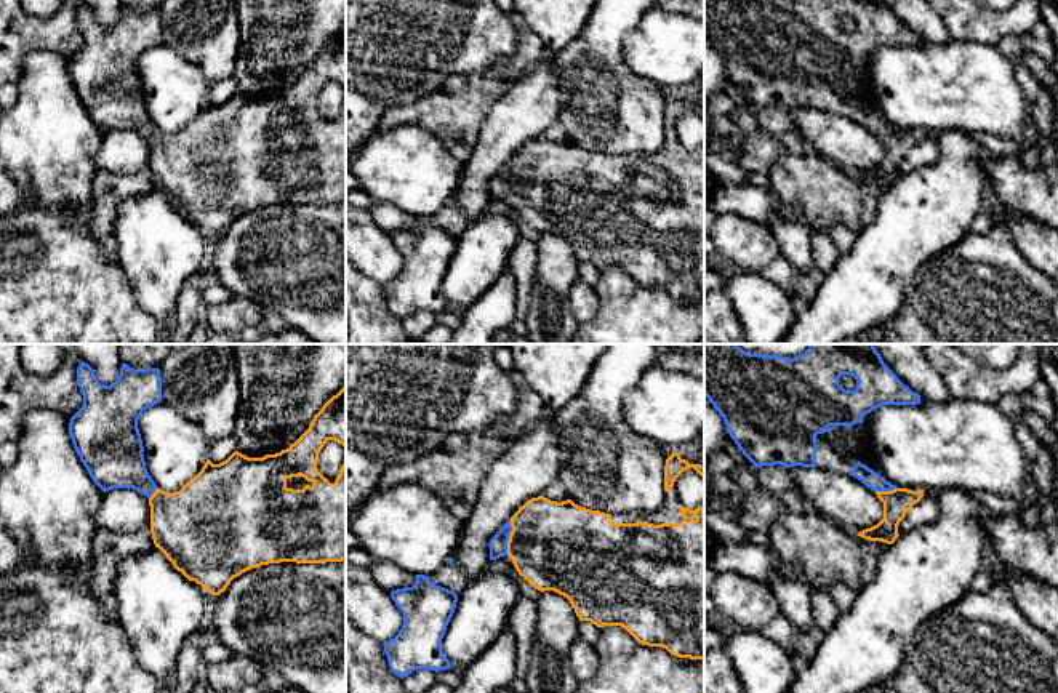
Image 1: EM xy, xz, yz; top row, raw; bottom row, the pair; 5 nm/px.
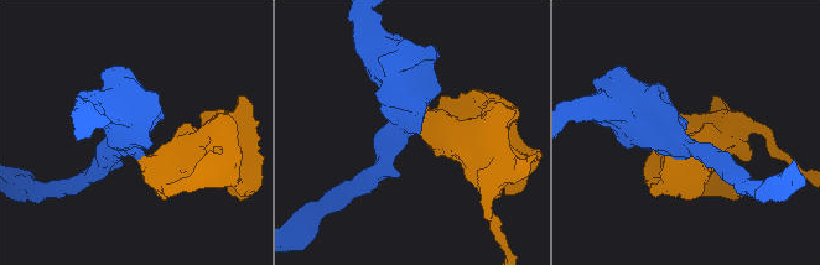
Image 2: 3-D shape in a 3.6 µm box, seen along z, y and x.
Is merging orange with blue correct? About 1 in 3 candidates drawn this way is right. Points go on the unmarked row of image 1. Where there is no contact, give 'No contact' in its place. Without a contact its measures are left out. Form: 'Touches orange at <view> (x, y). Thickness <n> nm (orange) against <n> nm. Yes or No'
Touches orange at xz (509, 180). Thickness 440 nm (orange) against 100 nm. Yes

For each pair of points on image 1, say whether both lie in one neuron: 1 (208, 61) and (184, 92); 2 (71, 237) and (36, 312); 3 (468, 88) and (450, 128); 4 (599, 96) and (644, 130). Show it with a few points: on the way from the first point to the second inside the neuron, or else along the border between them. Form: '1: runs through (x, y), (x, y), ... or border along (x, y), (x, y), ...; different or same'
1: border along (170, 48), (192, 63), (210, 88); different
2: runs through (56, 256), (39, 274), (36, 293); same
3: runs through (469, 98), (469, 109), (460, 119); same
4: runs through (610, 108), (618, 114), (625, 114), (633, 122); same

